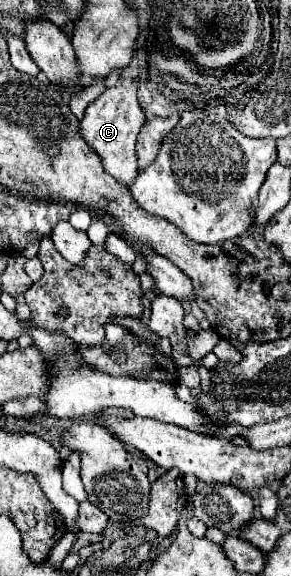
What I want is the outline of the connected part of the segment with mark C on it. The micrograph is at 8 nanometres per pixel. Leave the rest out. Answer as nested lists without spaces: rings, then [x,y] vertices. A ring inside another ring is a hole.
[[[134,59],[130,63],[128,69],[124,69],[120,73],[120,81],[116,83],[116,87],[106,89],[96,101],[92,101],[86,111],[84,117],[80,119],[80,135],[82,139],[98,153],[98,157],[102,159],[102,167],[108,175],[112,175],[116,181],[120,181],[122,185],[132,185],[136,173],[136,137],[144,125],[144,111],[138,105],[136,99],[136,81],[138,81],[138,61]]]

